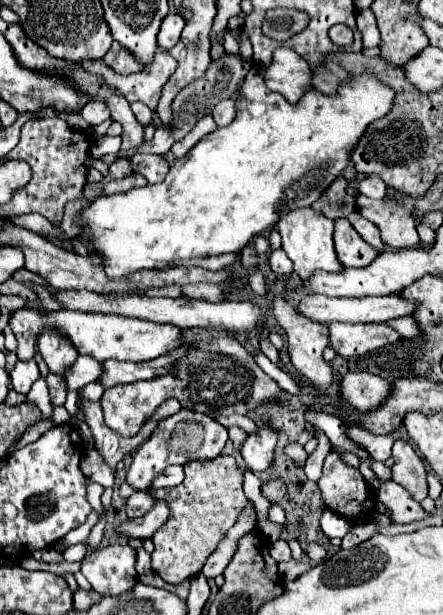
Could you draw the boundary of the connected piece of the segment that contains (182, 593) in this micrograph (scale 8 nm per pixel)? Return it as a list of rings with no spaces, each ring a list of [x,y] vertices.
[[[159,578],[159,584],[157,584],[157,588],[165,588],[165,590],[171,590],[171,592],[175,592],[175,594],[179,594],[179,598],[187,598],[187,594],[189,594],[189,580],[185,580],[185,582],[181,582],[181,584],[167,584],[167,582],[163,582],[161,578]]]

